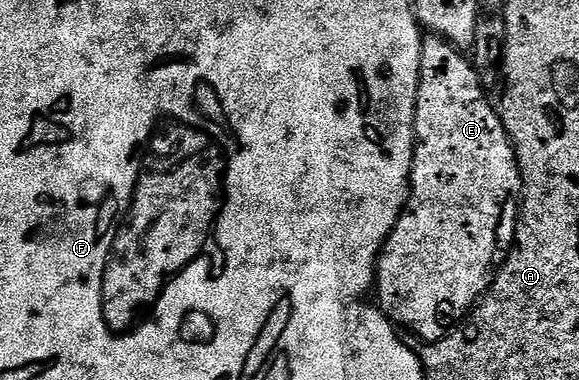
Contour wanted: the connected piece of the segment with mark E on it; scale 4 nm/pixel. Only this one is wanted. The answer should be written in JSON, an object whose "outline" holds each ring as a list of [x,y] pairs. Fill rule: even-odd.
{"outline":[[[426,35],[422,38],[420,51],[420,79],[418,80],[418,102],[414,112],[414,166],[410,172],[410,198],[406,200],[404,211],[390,232],[390,238],[384,243],[378,254],[376,266],[376,293],[383,313],[403,330],[411,329],[423,342],[440,341],[451,329],[455,328],[482,300],[490,287],[491,280],[499,268],[500,262],[509,254],[514,244],[514,231],[518,228],[518,210],[522,199],[522,173],[518,169],[518,160],[514,154],[514,145],[502,125],[499,110],[490,106],[487,90],[483,89],[474,70],[473,60],[457,45],[450,44],[444,37]]]}

